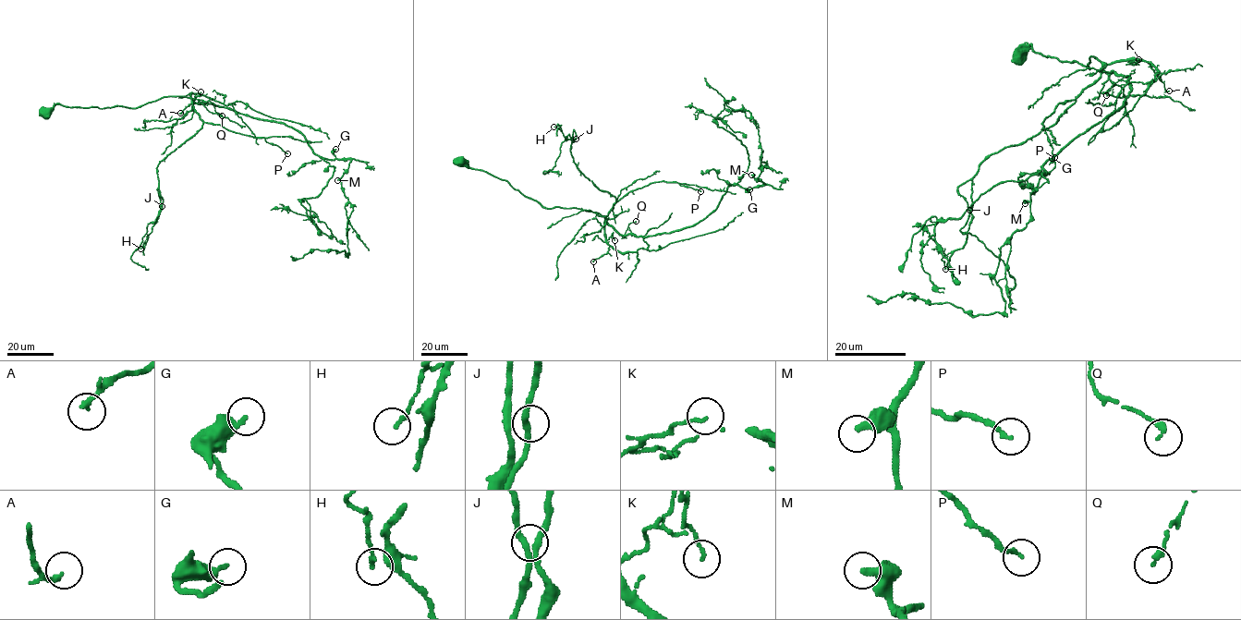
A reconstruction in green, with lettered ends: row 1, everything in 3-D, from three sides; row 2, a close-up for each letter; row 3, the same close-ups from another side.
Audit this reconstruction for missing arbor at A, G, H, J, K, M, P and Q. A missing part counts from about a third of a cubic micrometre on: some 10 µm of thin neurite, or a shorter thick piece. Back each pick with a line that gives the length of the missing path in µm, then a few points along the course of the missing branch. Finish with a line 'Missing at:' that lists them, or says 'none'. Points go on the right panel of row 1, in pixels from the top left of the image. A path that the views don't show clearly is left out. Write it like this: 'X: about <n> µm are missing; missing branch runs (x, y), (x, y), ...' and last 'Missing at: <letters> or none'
Missing at: none

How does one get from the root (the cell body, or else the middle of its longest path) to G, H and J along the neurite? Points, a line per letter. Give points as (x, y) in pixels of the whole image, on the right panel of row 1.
G: (1019, 55), (1031, 45), (1089, 68), (1092, 55), (1129, 77), (1120, 109), (1050, 158), (1047, 173), (1052, 158)
H: (1019, 55), (1031, 45), (1089, 68), (1092, 55), (1101, 73), (1053, 124), (981, 164), (967, 243), (945, 269)
J: (1019, 55), (1031, 45), (1089, 68), (1092, 55), (1101, 73), (1053, 124), (984, 161), (969, 210)

